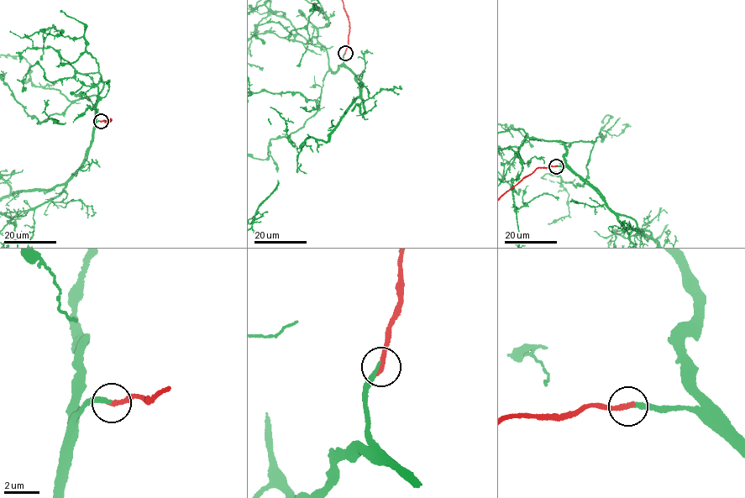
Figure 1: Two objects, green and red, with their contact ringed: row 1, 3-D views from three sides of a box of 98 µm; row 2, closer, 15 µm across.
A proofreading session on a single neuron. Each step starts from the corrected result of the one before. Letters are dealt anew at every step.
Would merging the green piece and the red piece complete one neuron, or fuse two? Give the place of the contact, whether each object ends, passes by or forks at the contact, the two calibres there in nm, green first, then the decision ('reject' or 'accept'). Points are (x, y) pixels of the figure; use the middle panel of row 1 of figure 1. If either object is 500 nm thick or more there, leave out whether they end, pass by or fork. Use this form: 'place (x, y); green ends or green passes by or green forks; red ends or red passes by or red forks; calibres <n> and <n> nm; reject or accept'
place (345, 53); green ends; red ends; calibres 260 and 320 nm; reject

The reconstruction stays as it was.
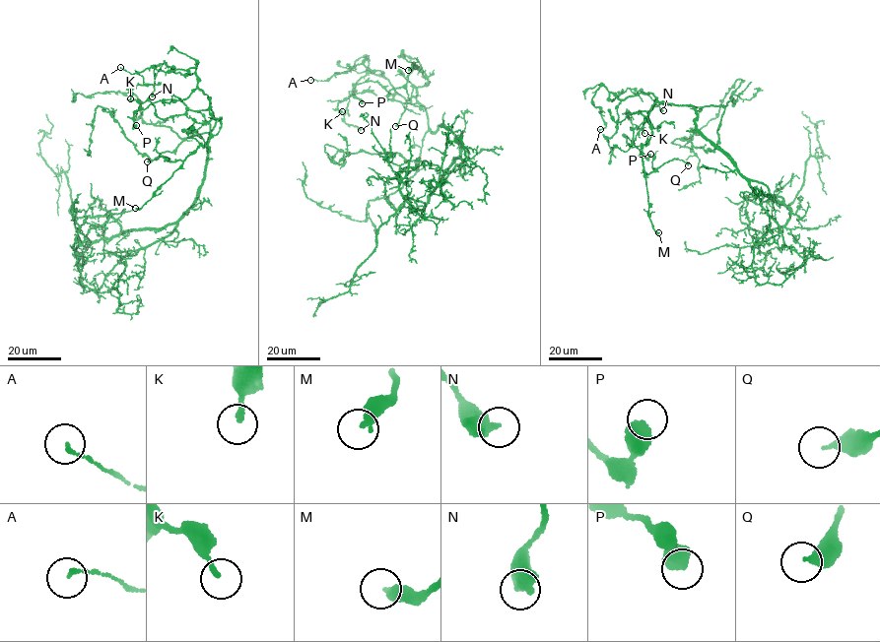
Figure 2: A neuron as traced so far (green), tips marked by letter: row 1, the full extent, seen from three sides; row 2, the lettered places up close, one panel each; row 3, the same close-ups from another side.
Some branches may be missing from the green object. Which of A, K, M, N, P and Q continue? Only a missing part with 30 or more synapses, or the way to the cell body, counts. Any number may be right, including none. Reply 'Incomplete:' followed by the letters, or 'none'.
Incomplete: none

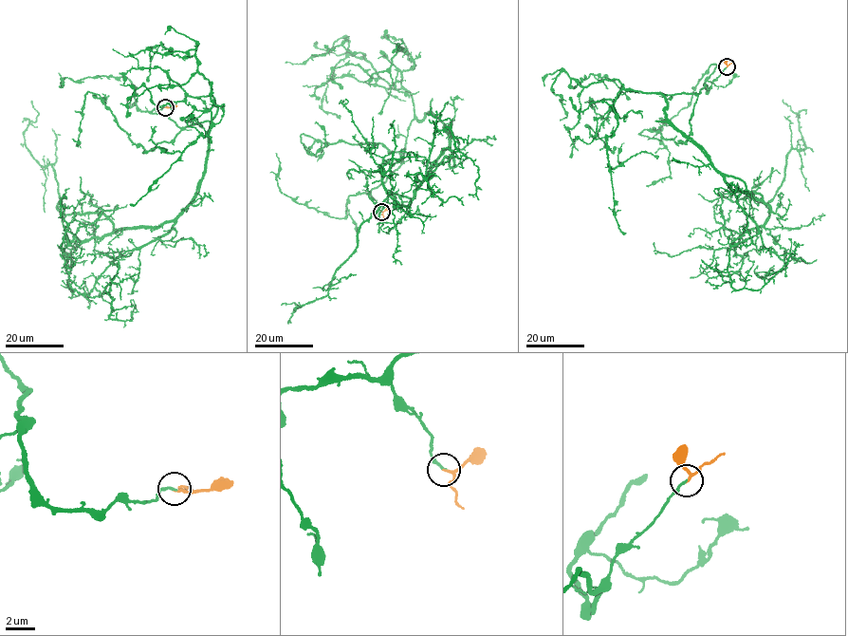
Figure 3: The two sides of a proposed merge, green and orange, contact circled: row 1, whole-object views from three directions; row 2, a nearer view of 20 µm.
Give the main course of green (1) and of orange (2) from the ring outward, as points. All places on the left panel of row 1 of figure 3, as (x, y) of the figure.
1: (165, 107), (209, 121), (204, 174), (173, 219), (117, 232), (57, 207), (54, 168), (27, 147), (31, 101)
2: (165, 107), (176, 105)

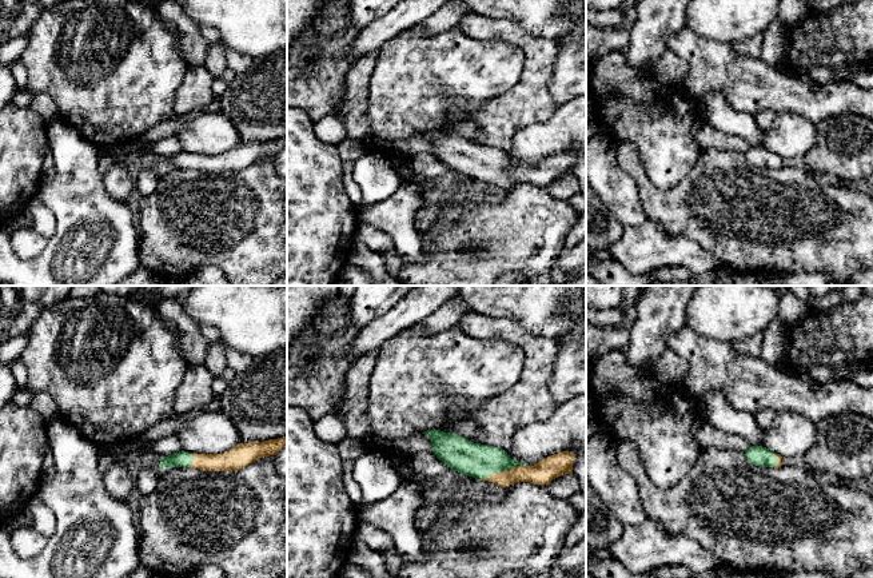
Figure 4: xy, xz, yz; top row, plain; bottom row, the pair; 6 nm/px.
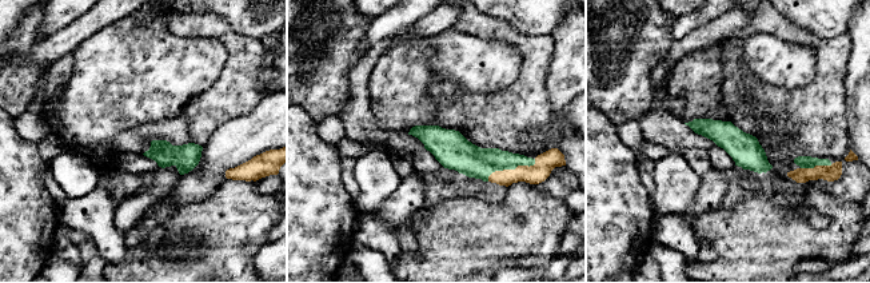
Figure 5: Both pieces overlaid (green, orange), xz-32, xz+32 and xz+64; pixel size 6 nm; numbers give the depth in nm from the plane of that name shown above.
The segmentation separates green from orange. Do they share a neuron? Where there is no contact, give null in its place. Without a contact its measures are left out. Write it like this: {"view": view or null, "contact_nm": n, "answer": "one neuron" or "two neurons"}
{"view": "xz", "contact_nm": 300, "answer": "one neuron"}

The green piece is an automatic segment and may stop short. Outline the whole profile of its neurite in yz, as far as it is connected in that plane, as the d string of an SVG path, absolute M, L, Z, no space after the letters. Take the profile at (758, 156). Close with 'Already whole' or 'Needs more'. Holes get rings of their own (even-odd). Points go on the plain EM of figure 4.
M750 147L745 152L746 160L760 168L774 168L778 170L784 166L784 160L780 155L762 147Z. Needs more

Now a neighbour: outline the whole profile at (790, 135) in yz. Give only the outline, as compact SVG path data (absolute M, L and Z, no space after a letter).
M780 112L769 129L764 131L761 147L784 159L804 156L816 143L817 127L808 119Z

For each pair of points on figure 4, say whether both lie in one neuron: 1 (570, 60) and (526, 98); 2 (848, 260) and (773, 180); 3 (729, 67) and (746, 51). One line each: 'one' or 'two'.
1: two
2: one
3: two

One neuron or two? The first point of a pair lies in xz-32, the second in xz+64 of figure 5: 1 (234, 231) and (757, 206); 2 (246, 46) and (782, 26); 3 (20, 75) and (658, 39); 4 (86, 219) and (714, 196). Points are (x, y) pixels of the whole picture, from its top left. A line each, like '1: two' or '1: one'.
1: one
2: one
3: one
4: one

